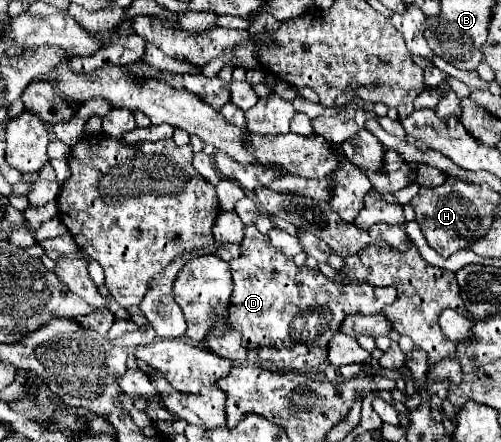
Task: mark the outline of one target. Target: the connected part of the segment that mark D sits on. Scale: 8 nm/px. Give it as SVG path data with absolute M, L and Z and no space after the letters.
M253 225L245 227L241 255L229 261L235 291L231 295L229 327L217 325L199 343L225 359L261 361L277 371L301 371L323 365L329 355L329 341L349 315L375 315L385 305L397 301L395 287L375 287L369 283L331 283L319 269L297 267L293 259L279 255Z

